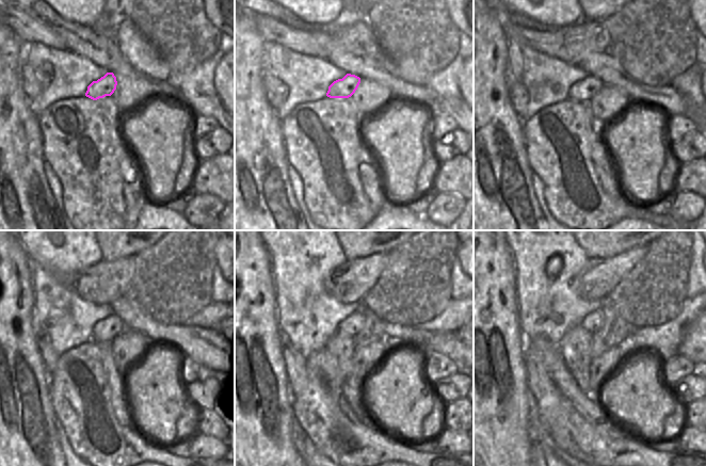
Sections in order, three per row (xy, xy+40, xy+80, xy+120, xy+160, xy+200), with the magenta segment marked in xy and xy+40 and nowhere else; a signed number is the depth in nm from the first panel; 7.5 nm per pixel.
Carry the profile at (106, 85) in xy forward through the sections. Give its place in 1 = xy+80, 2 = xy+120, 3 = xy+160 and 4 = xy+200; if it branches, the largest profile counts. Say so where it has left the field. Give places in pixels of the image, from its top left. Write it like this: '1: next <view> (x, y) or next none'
1: next xy+80 (584, 91)
2: next xy+120 (107, 330)
3: next xy+160 (354, 323)
4: next xy+200 (594, 321)

